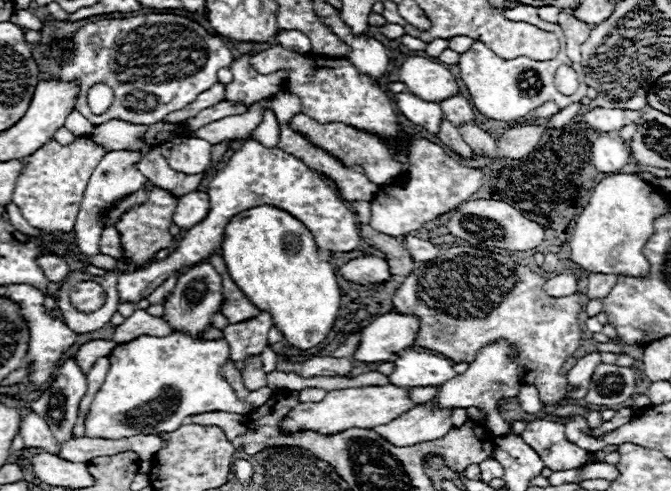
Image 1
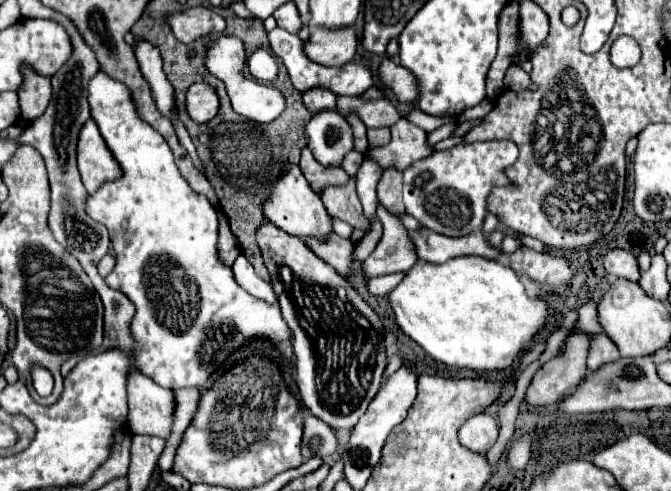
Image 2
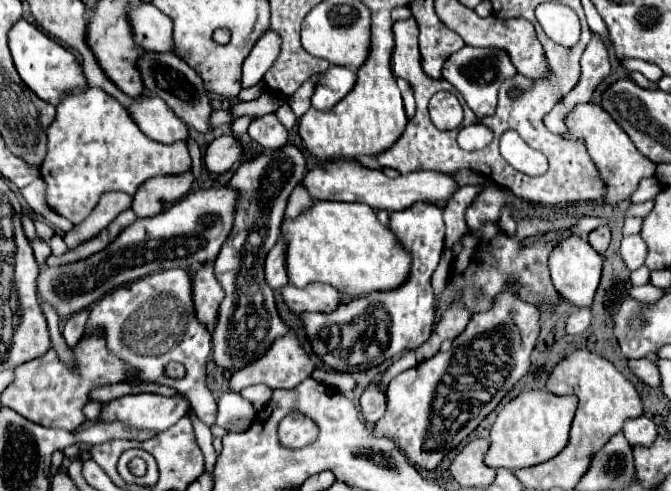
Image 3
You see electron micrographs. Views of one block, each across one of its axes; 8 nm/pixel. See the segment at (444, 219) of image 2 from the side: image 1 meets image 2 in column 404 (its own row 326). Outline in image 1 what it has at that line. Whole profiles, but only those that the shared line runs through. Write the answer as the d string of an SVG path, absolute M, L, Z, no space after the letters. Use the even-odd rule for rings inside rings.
M202 262L202 264L192 266L186 274L182 274L178 278L176 288L168 294L168 298L164 302L162 318L170 324L172 332L182 332L182 334L188 334L190 338L196 338L204 326L212 324L212 316L220 312L222 302L224 302L222 278L208 262Z

